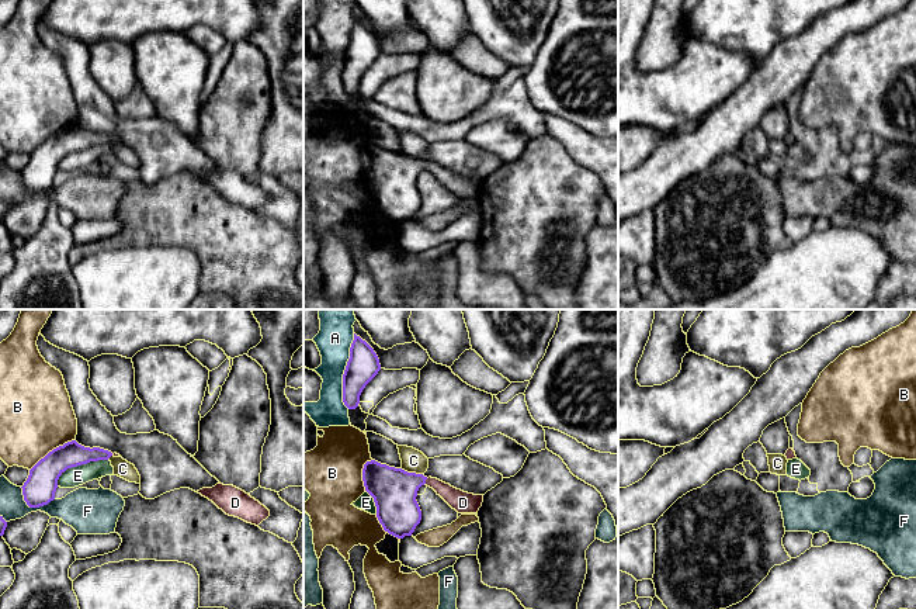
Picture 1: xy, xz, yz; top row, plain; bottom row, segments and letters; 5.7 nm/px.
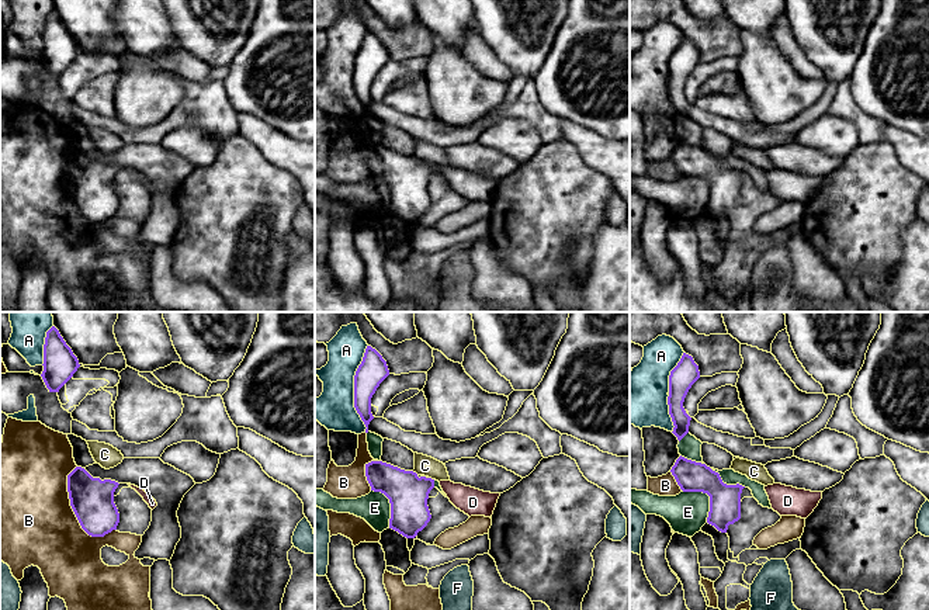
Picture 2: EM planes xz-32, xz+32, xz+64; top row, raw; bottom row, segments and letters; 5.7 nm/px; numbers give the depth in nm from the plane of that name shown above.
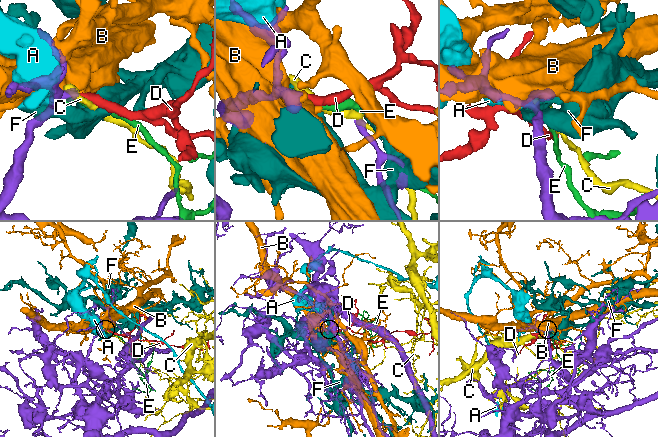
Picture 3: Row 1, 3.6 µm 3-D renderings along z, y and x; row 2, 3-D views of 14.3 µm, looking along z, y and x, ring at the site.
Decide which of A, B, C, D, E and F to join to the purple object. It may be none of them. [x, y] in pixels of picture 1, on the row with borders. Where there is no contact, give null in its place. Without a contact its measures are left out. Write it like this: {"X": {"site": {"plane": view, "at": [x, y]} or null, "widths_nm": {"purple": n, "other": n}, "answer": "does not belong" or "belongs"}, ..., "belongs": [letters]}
{"A": {"site": {"plane": "xz", "at": [344, 372]}, "widths_nm": {"purple": 180, "other": 200}, "answer": "does not belong"}, "B": {"site": {"plane": "xy", "at": [52, 450]}, "widths_nm": {"purple": 180, "other": 420}, "answer": "does not belong"}, "C": {"site": {"plane": "xz", "at": [412, 473]}, "widths_nm": {"purple": 260, "other": 130}, "answer": "does not belong"}, "D": {"site": {"plane": "xz", "at": [424, 481]}, "widths_nm": {"purple": 260, "other": 120}, "answer": "belongs"}, "E": {"site": {"plane": "xy", "at": [79, 464]}, "widths_nm": {"purple": 180, "other": 110}, "answer": "does not belong"}, "F": {"site": {"plane": "xy", "at": [33, 507]}, "widths_nm": {"purple": 180, "other": 200}, "answer": "does not belong"}, "belongs": ["D"]}

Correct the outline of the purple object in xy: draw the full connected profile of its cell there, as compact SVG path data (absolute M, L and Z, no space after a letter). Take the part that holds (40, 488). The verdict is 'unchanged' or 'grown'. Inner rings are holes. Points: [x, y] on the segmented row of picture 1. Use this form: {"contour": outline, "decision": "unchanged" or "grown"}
{"contour": "M76 440L53 449L30 470L30 475L21 487L24 501L30 508L48 505L55 499L58 480L67 468L108 460L111 456L112 453L108 450L84 447Z", "decision": "unchanged"}

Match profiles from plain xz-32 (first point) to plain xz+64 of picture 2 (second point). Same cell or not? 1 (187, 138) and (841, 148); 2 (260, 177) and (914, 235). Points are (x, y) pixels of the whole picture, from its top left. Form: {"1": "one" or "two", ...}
{"1": "one", "2": "two"}

